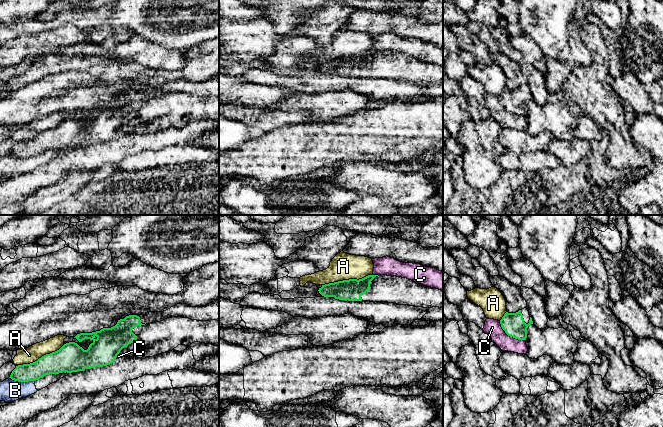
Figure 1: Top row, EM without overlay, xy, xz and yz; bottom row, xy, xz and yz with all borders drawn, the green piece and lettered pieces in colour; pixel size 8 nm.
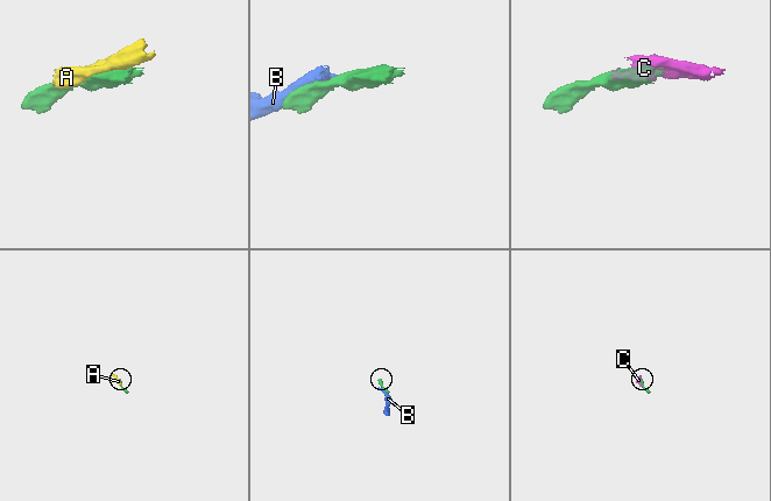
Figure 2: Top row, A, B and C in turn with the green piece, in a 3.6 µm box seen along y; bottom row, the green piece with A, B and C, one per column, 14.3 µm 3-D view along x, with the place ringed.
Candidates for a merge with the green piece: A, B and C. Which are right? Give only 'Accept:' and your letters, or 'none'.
Accept: none

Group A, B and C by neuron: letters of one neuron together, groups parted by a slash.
A / B C

